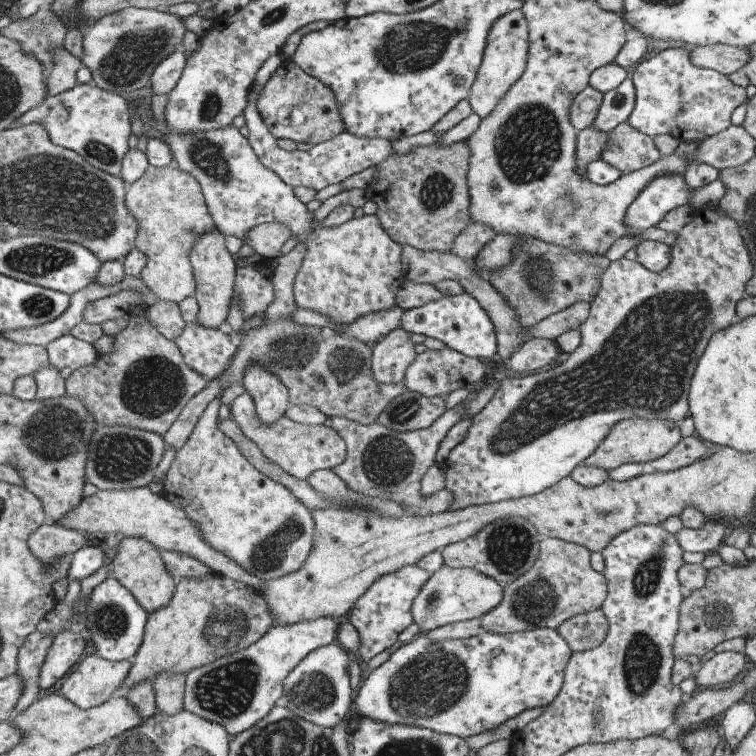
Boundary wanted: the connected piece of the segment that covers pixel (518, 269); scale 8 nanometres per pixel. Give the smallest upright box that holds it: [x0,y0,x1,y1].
[486,238,610,330]

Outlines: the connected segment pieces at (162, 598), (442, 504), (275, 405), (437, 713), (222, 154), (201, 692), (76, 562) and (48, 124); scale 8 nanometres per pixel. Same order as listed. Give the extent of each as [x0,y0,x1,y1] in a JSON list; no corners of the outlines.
[[110,537,175,613],[324,389,476,516],[240,361,288,423],[353,627,572,739],[144,120,407,327],[183,617,337,738],[67,538,106,580],[11,83,141,174]]

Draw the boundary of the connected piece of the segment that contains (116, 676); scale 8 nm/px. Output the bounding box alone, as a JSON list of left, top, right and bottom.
[57,655,129,710]

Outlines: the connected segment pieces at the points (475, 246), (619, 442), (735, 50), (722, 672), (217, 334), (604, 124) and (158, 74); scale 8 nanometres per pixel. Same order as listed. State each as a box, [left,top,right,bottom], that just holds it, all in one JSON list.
[[450,223,495,260],[580,419,681,470],[688,45,748,76],[694,651,747,688],[173,325,238,382],[589,79,634,133],[149,49,185,95]]

